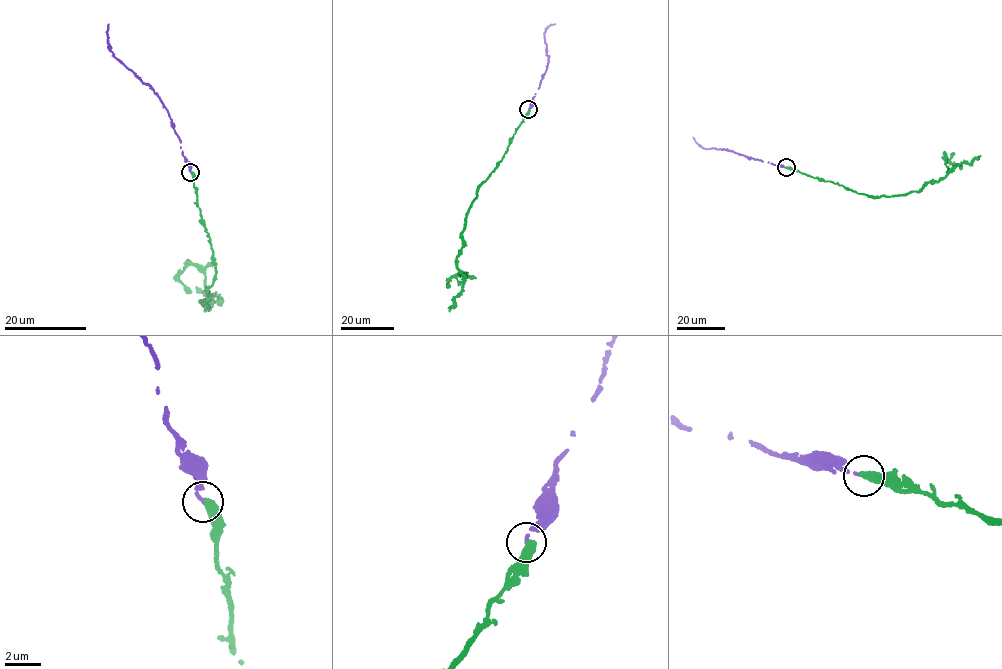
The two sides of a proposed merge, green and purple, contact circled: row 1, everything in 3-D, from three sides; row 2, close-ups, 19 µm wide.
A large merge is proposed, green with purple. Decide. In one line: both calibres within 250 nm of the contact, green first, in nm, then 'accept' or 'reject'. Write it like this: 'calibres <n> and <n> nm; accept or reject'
calibres 480 and 200 nm; accept

